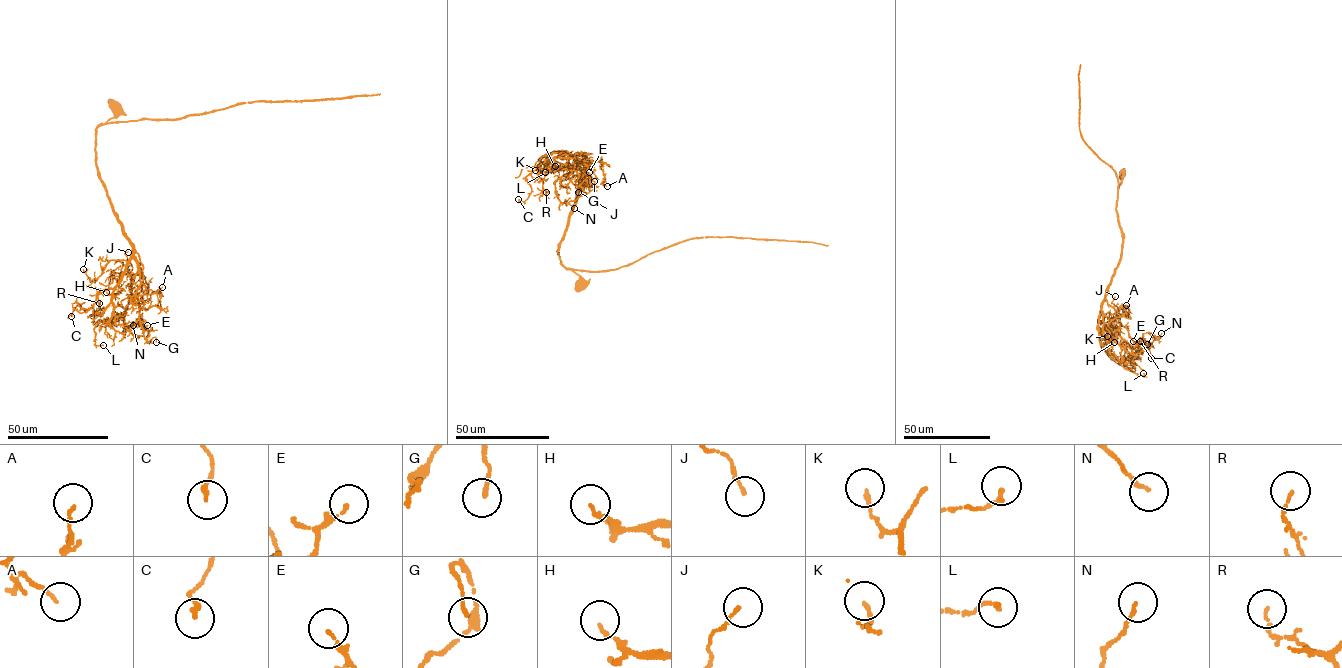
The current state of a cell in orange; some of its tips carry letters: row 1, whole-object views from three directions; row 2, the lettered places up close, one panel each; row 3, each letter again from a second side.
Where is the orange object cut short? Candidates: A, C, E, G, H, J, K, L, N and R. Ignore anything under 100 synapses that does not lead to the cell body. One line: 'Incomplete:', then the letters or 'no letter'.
Incomplete: no letter

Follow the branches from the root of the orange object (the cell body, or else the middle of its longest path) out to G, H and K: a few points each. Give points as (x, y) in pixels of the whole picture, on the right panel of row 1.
G: (1121, 174), (1116, 210), (1122, 255), (1101, 305), (1103, 333), (1133, 354), (1142, 350), (1147, 341), (1147, 344)
H: (1121, 174), (1116, 210), (1122, 234), (1122, 255), (1105, 295), (1098, 322), (1100, 330), (1115, 338), (1114, 342)
K: (1121, 174), (1116, 210), (1122, 234), (1122, 255), (1097, 320), (1106, 343), (1107, 336)

